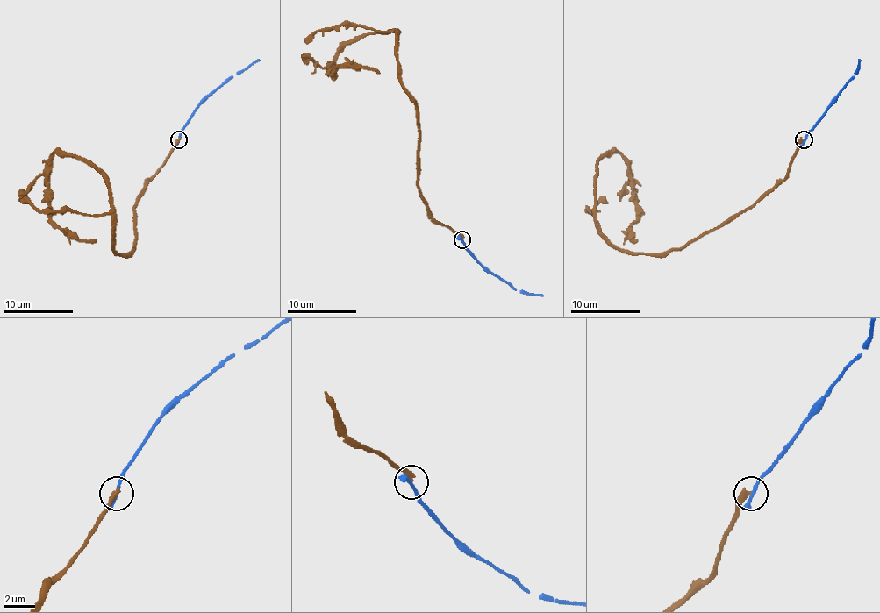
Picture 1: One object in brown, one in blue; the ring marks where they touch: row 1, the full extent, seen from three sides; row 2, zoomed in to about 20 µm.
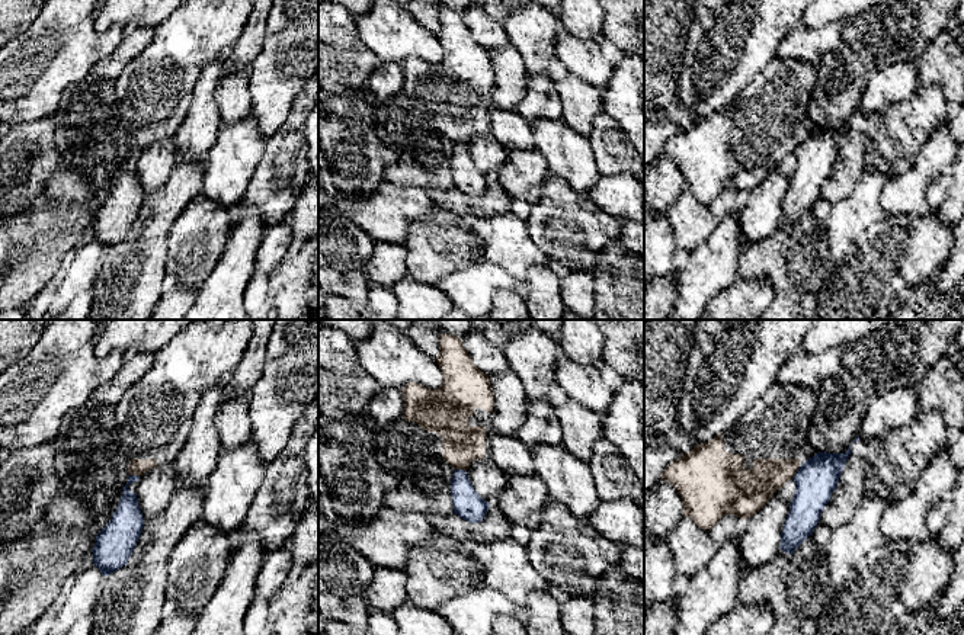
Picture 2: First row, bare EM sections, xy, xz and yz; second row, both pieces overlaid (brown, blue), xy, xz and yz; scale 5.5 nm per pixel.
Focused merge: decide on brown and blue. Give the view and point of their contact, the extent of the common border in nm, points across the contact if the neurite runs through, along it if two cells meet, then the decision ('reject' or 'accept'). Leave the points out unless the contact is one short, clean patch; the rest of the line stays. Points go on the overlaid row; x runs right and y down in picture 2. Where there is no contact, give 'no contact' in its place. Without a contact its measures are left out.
contact yz (796, 471); length 90 nm; border yz (800, 467), (791, 478); reject

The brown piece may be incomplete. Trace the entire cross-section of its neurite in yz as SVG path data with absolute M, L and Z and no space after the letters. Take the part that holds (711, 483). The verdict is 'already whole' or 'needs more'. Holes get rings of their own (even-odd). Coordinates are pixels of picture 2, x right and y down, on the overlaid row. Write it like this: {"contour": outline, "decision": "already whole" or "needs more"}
{"contour": "M774 382L739 421L714 439L694 449L662 474L679 493L683 514L699 529L712 527L724 514L747 520L759 511L769 497L800 468L797 459L804 446L807 427L817 414L814 389L804 385Z", "decision": "needs more"}

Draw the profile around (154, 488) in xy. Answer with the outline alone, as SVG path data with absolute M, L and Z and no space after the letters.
M174 462L157 466L141 475L135 494L144 522L158 519L176 490Z

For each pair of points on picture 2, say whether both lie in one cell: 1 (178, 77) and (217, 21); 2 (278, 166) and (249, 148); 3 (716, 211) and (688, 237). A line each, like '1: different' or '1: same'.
1: same
2: different
3: same

